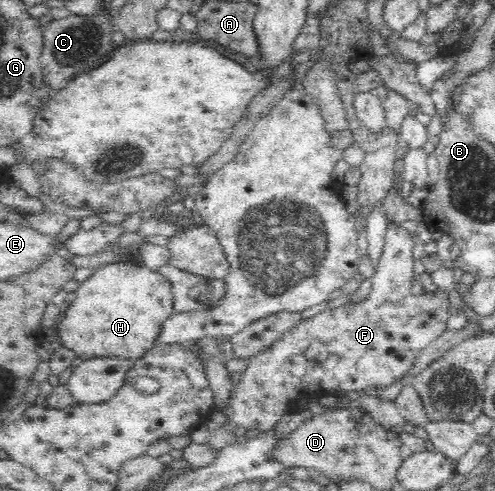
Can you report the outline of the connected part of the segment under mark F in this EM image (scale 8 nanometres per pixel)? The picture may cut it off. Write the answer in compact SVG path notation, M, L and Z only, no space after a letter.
M398 223L388 224L386 230L386 238L384 247L381 254L381 260L379 260L379 268L375 269L374 275L370 278L372 280L369 296L362 300L361 304L354 305L352 302L343 304L339 308L328 309L310 318L300 318L298 323L295 323L290 329L287 329L281 338L278 338L271 346L268 346L265 350L258 352L255 356L252 356L247 360L247 365L241 373L241 379L237 384L234 384L233 390L231 390L226 403L222 406L221 411L227 418L227 421L233 426L241 426L245 430L257 430L259 434L263 432L269 432L274 430L279 420L283 420L283 416L287 414L289 410L289 404L293 400L303 400L307 398L319 398L323 394L334 394L336 390L345 391L357 391L363 392L366 388L383 388L387 387L395 382L405 381L407 376L411 376L413 372L414 362L420 352L429 346L430 342L433 342L442 332L447 330L446 322L451 317L449 311L449 300L444 292L434 288L432 292L424 292L421 295L413 294L410 289L414 282L412 278L412 262L413 262L413 238L412 236Z

